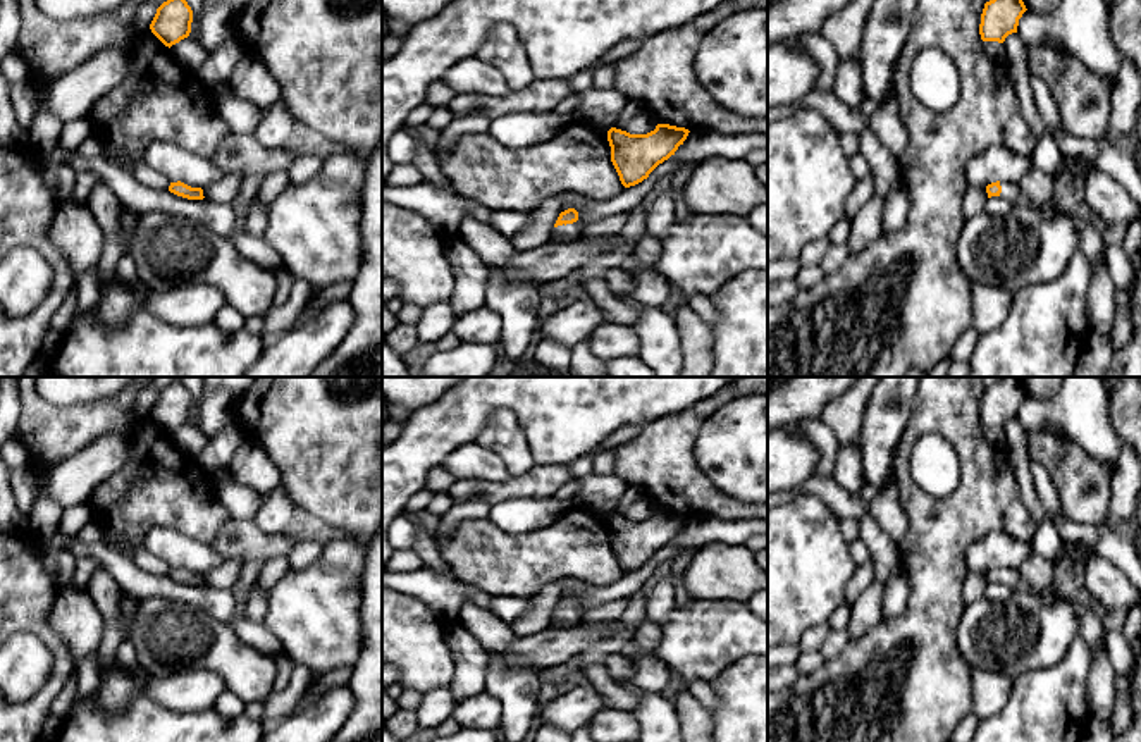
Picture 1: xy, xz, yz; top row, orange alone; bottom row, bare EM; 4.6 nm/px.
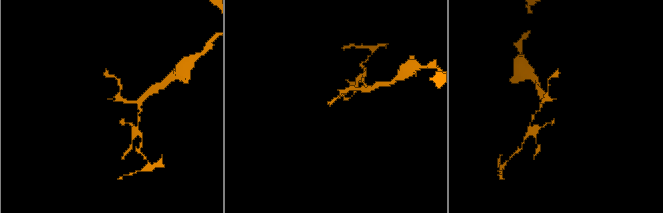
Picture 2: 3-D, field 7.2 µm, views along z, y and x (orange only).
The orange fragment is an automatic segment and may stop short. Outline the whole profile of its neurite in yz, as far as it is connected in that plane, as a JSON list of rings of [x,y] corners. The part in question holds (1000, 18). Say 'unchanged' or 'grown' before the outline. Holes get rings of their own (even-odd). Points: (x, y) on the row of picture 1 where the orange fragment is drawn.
unchanged; [[[1022,0],[986,2],[979,24],[981,40],[1003,43],[1008,34],[1017,33],[1019,19],[1026,10]]]

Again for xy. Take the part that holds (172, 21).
unchanged; [[[167,0],[157,9],[150,29],[165,46],[170,48],[189,36],[191,22],[193,10],[186,0]]]

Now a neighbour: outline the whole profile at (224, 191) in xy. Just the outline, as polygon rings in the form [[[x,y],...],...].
[[[225,174],[217,184],[201,188],[203,196],[205,200],[215,203],[232,205],[241,182],[243,182],[241,174]]]

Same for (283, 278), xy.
[[[275,269],[274,270],[275,279],[277,279],[277,289],[275,289],[275,296],[274,296],[274,305],[284,305],[289,298],[289,291],[291,291],[291,275],[284,270],[284,269]]]

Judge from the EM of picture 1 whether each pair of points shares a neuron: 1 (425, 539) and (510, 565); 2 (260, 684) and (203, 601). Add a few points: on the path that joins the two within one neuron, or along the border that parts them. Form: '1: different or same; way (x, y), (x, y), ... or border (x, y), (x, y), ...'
1: different; border (439, 551), (453, 574)
2: different; border (181, 601), (191, 603), (229, 624)

